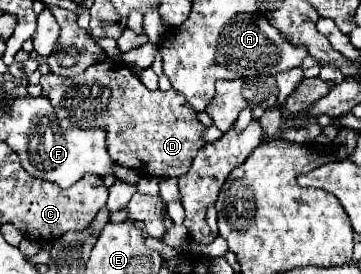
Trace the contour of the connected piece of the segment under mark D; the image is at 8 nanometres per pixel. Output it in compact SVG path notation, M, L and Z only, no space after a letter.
M108 57L72 79L48 73L40 79L40 85L60 119L68 119L80 129L106 129L110 157L122 167L142 171L142 175L182 177L188 173L196 151L204 145L204 125L196 119L196 111L190 109L186 97L174 93L174 89L146 89L120 59Z

